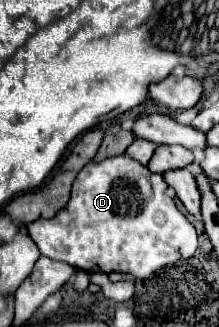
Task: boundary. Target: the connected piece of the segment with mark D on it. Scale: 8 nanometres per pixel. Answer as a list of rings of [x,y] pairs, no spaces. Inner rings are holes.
[[[126,155],[108,157],[100,163],[90,161],[76,177],[68,207],[52,219],[38,219],[28,225],[32,241],[40,253],[64,261],[90,273],[130,273],[148,279],[158,269],[186,261],[198,249],[194,225],[166,195],[162,175],[148,171],[142,163]],[[134,187],[140,193],[140,211],[134,215]]]

